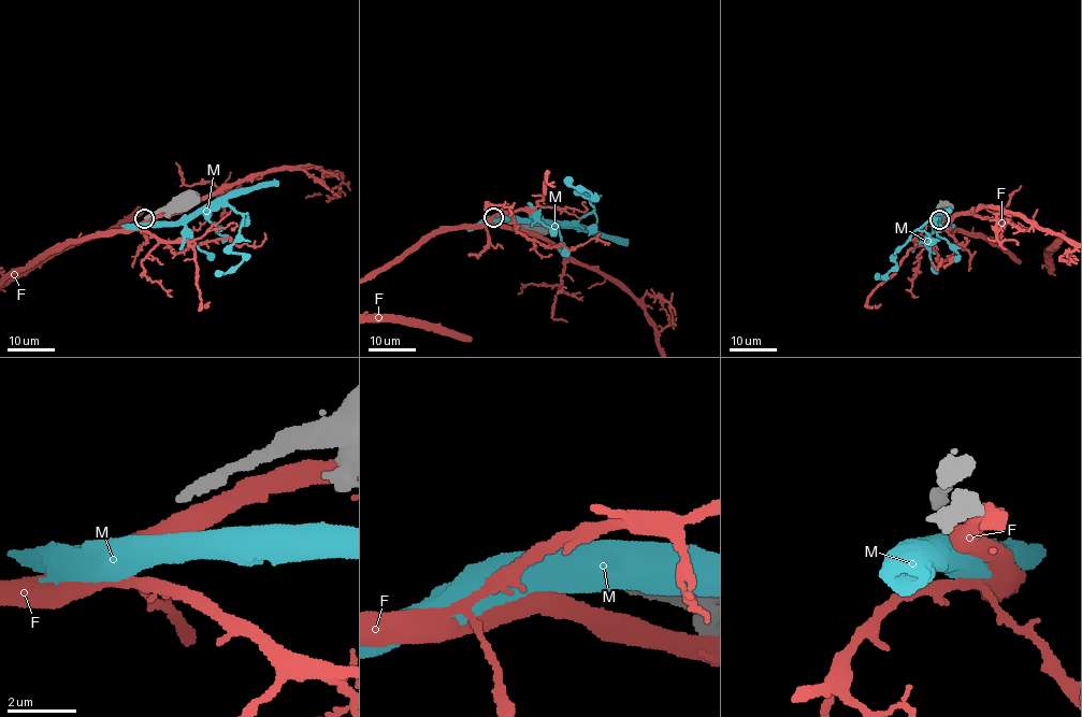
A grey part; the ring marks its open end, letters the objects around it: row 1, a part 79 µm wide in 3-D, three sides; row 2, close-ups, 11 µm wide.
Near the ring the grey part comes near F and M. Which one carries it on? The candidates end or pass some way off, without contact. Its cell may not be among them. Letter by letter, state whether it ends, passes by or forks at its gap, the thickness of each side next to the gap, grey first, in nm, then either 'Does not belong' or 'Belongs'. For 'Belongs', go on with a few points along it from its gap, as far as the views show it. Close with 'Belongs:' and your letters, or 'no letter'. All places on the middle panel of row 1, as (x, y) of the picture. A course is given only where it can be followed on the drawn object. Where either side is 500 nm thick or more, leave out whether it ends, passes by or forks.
F: Thickness 320 nm (grey) against 500 nm. Does not belong
M: Thickness 320 nm (grey) against 550 nm. Does not belong
Belongs: no letter

